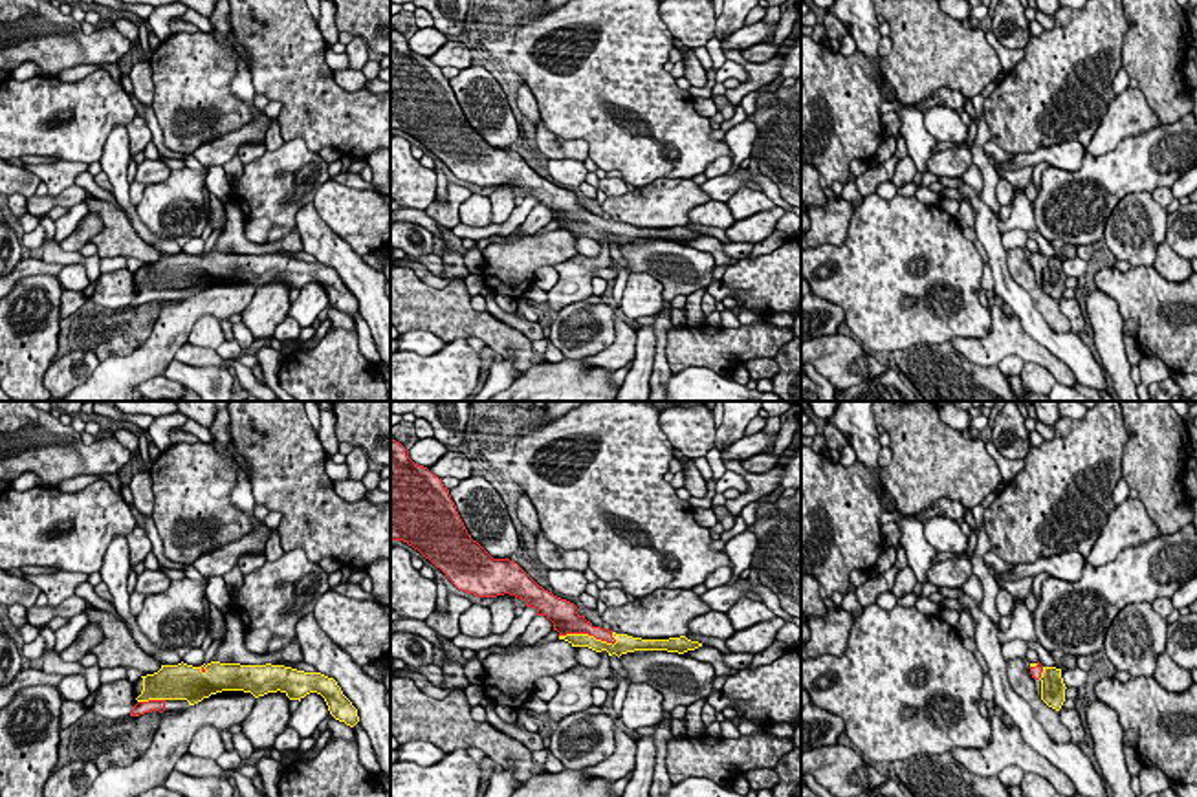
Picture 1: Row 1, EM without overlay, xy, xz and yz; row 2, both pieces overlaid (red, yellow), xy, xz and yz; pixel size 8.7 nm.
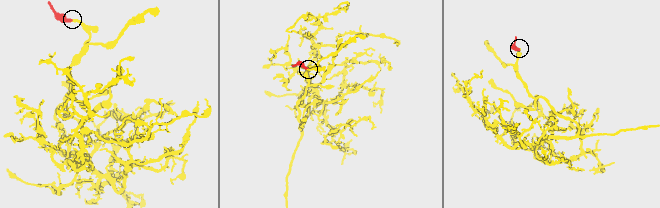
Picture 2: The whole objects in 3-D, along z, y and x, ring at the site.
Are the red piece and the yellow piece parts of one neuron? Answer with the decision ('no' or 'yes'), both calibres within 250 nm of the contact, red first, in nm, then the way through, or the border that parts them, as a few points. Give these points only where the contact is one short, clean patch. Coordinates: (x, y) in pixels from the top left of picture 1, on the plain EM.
yes | 240/130 nm

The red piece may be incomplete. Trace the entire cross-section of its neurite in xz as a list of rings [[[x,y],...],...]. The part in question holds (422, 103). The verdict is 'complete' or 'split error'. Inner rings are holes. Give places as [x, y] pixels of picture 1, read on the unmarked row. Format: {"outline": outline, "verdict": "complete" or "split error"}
{"outline": [[[390,29],[390,130],[403,130],[440,158],[462,181],[477,187],[510,183],[546,205],[559,229],[572,236],[607,240],[618,247],[634,240],[684,244],[702,236],[686,225],[642,229],[594,216],[579,198],[539,176],[517,152],[493,148],[467,123],[449,79],[427,57],[414,53],[409,40]]], "verdict": "split error"}

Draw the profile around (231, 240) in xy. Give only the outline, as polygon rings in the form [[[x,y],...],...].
[[[229,198],[224,203],[227,224],[218,240],[214,242],[213,251],[220,253],[240,253],[240,255],[280,255],[280,253],[301,253],[302,240],[297,231],[279,238],[271,244],[253,244],[244,235],[244,214],[236,198]]]

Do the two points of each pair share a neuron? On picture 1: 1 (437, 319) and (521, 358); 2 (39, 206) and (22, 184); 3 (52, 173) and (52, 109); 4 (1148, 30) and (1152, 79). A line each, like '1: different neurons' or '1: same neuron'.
1: same neuron
2: different neurons
3: different neurons
4: same neuron

